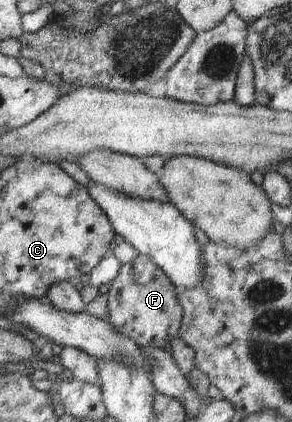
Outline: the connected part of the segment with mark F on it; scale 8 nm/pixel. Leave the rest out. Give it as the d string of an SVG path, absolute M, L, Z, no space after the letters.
M139 254L131 262L123 264L117 278L111 283L108 294L108 319L118 331L132 338L138 345L168 349L170 341L179 337L184 310L179 302L178 287L149 255Z

